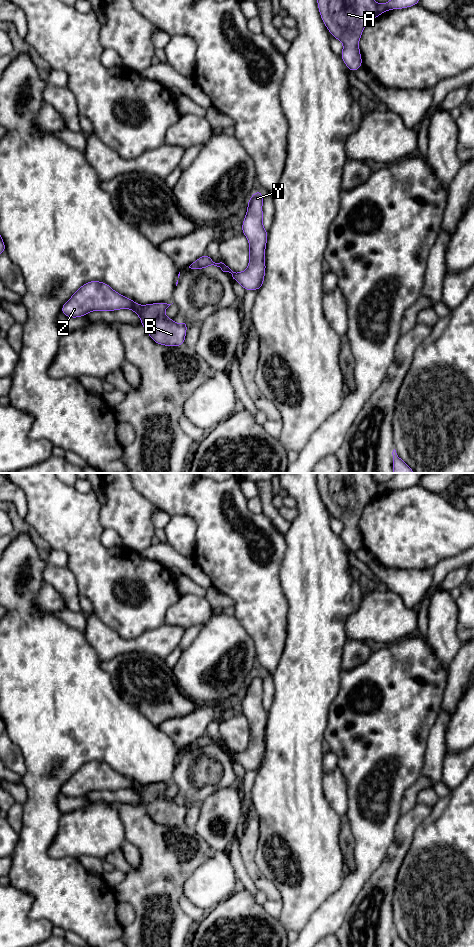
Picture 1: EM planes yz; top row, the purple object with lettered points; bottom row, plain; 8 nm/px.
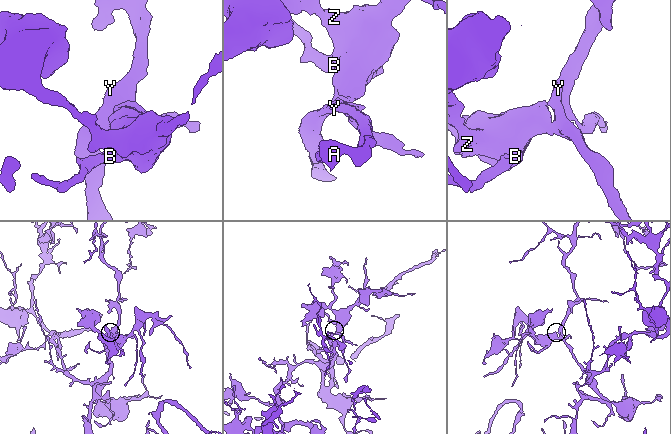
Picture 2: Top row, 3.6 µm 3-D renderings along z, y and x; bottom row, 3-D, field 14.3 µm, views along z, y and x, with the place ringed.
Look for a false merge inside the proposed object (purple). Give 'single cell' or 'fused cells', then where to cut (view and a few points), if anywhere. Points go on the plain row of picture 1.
single cell; cut none

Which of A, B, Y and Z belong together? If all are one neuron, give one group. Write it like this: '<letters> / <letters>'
A B Y Z

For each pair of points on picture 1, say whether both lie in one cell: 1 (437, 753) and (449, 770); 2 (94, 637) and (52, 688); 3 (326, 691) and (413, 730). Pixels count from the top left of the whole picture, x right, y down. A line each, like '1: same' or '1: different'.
1: different
2: different
3: different

